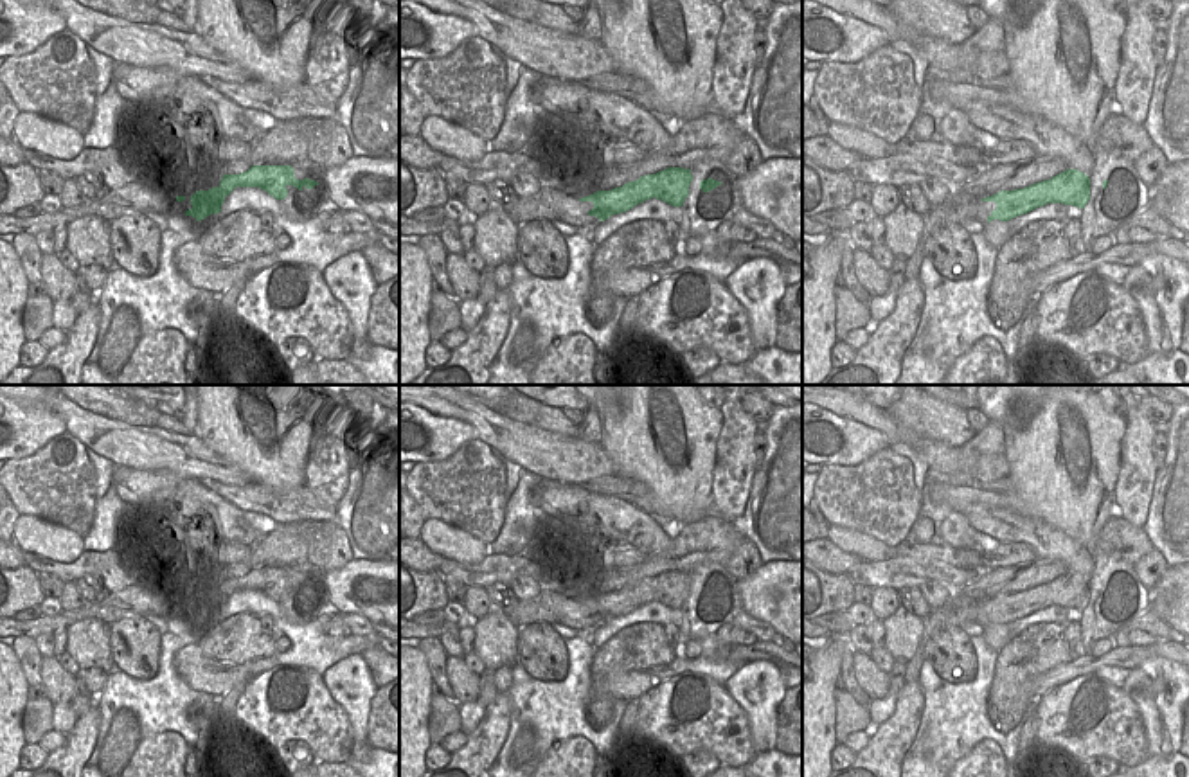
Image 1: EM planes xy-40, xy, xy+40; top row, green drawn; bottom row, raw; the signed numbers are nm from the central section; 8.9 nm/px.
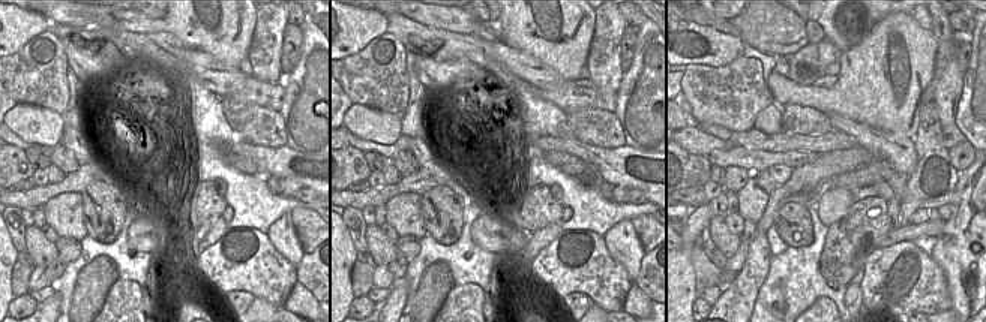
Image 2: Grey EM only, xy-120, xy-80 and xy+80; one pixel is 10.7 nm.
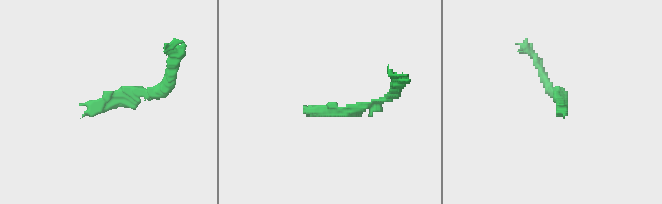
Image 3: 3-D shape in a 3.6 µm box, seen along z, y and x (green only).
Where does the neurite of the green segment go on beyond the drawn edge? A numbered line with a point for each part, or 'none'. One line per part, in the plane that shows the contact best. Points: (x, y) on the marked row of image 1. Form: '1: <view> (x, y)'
1: xy (542, 205)

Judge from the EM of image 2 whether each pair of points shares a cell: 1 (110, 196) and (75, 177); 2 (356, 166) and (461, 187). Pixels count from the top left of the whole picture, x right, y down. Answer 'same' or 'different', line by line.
1: different
2: different

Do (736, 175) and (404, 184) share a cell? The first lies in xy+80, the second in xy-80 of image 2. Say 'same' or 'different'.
different

